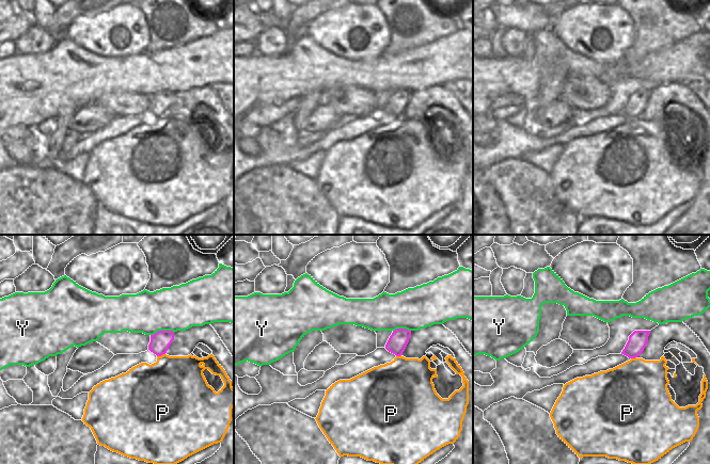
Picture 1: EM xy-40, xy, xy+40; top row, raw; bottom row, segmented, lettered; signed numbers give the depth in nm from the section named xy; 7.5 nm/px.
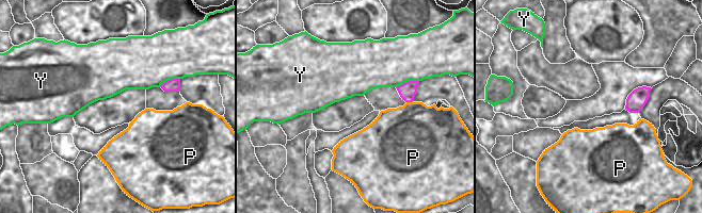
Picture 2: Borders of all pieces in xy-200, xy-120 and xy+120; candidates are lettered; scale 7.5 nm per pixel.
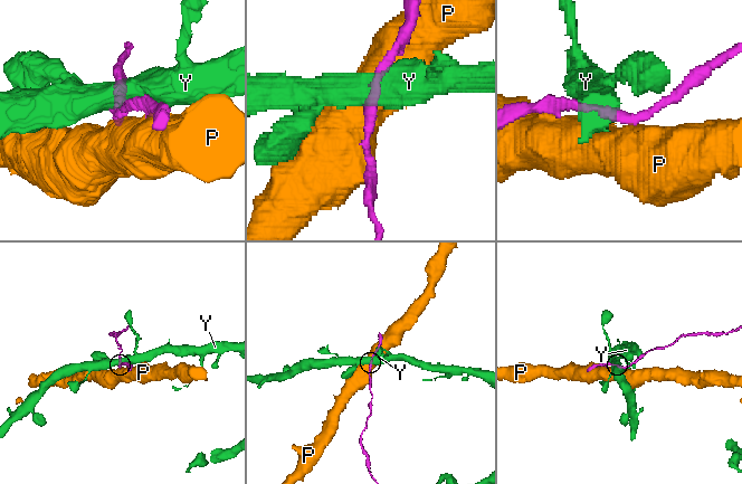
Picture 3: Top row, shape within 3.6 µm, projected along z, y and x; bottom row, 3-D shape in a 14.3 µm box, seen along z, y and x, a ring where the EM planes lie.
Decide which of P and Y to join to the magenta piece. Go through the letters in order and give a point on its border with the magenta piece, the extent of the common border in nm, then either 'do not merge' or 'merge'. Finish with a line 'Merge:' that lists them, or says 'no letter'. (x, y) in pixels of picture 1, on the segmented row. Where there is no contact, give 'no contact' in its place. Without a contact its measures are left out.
P: meets magenta in xy-40 at (160, 355); contact 70 nm long; do not merge
Y: meets magenta in xy-40 at (162, 331); contact 190 nm long; do not merge
Merge: no letter

